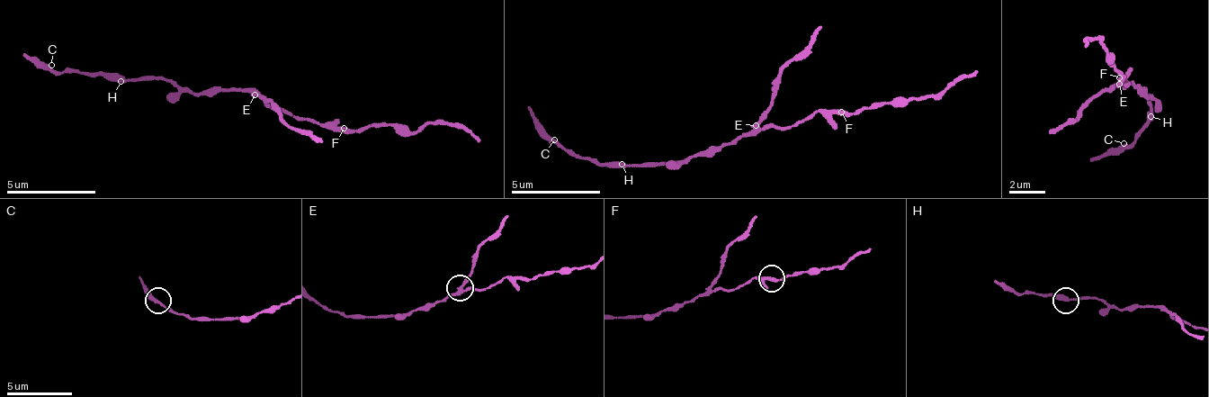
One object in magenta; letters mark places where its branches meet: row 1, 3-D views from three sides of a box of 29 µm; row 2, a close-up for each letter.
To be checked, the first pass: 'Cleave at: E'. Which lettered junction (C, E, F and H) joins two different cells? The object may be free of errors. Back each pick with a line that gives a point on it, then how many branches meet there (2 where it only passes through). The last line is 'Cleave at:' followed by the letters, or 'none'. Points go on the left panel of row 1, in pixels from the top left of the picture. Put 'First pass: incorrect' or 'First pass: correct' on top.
First pass: correct
E: Place: (255, 94). Branches: 3
Cleave at: E

